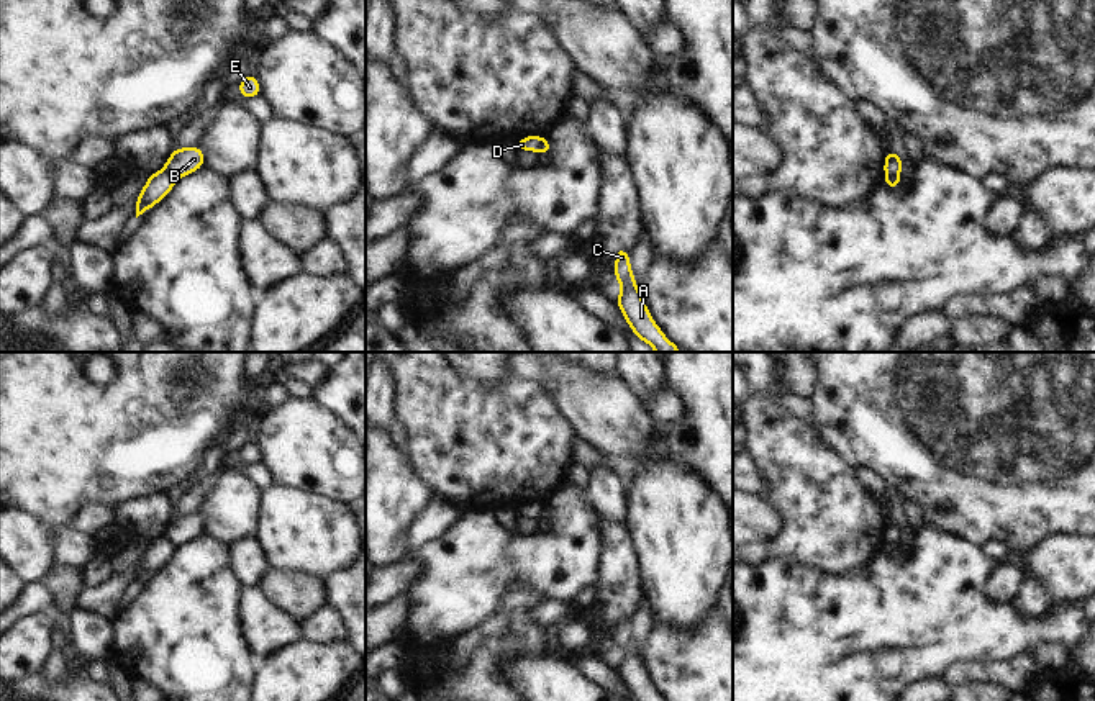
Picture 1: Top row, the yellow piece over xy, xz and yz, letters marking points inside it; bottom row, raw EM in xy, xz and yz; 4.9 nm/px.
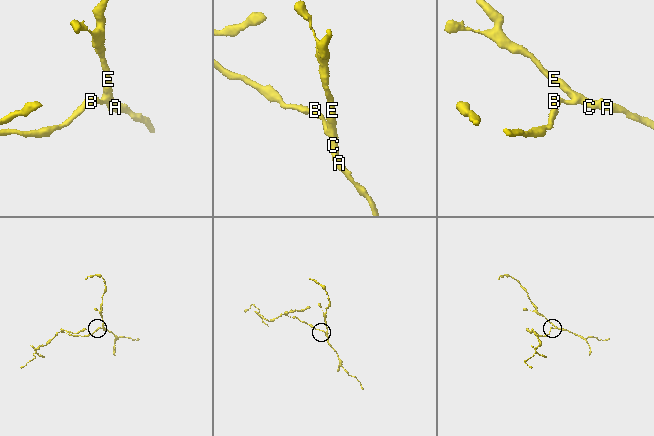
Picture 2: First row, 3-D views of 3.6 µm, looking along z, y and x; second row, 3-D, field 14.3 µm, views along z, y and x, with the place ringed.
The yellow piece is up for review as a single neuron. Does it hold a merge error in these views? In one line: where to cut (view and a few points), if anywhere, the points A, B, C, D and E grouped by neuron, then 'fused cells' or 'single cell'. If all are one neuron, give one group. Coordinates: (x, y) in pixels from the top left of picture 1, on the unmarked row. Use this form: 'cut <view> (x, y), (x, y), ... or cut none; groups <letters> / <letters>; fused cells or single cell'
cut xz (541, 505), (538, 518); groups A B C E / D; fused cells

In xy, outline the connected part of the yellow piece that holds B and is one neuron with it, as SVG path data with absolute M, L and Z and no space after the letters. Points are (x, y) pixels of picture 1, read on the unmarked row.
M179 514L172 518L164 537L177 549L182 544L203 534L205 521L197 514Z

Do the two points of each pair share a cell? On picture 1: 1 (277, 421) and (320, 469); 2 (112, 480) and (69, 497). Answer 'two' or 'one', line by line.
1: one
2: one

